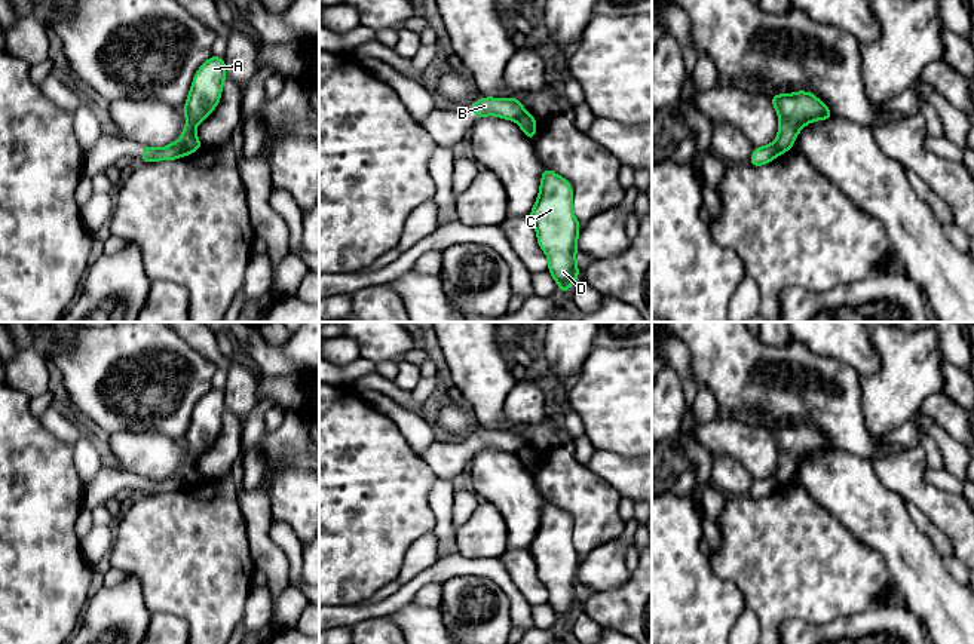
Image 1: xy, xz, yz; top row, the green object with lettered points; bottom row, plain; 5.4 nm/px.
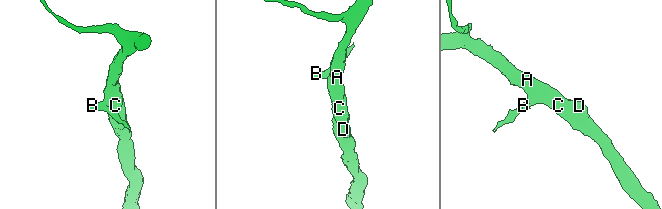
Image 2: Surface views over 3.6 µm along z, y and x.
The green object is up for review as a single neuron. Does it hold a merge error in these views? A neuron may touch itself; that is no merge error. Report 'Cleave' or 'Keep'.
Cleave

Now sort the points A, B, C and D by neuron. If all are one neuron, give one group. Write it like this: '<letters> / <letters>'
A C D / B

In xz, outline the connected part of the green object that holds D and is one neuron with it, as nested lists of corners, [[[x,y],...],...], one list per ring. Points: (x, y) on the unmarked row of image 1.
[[[543,499],[539,528],[529,548],[537,577],[549,592],[548,604],[566,626],[579,610],[576,576],[581,556],[573,546],[572,516]]]

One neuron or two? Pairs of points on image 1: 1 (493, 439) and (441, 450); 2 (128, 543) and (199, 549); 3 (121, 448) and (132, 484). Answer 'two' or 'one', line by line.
1: one
2: one
3: two

